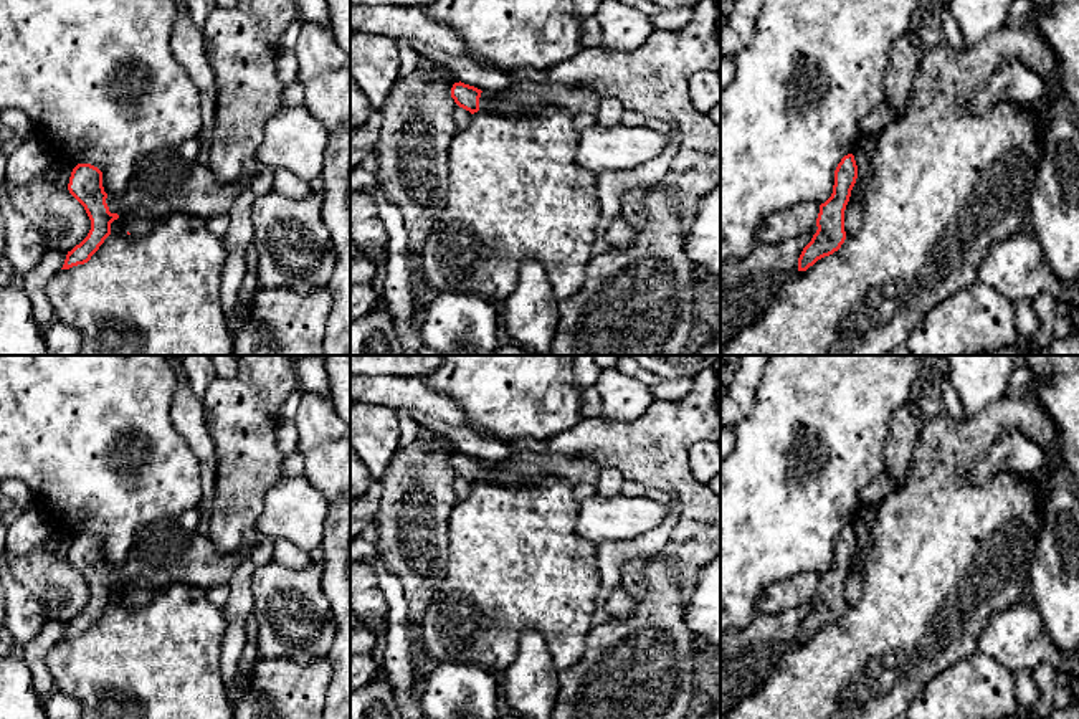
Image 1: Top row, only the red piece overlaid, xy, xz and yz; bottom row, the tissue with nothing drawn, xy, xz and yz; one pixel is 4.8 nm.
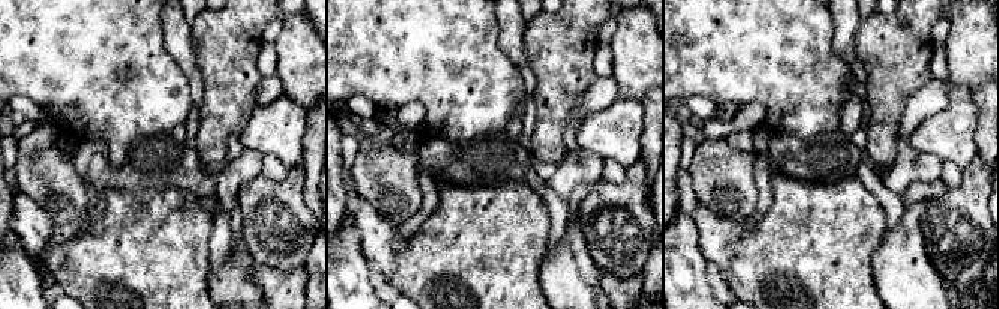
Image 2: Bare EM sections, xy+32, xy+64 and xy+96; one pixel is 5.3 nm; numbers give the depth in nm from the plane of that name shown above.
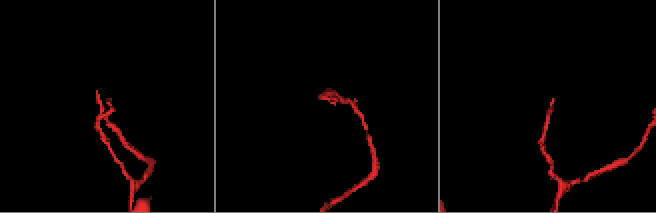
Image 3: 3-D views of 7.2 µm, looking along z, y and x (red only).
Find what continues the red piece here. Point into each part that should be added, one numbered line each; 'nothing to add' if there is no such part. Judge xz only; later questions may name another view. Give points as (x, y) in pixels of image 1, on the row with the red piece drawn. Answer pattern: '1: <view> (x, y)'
1: xz (524, 95)

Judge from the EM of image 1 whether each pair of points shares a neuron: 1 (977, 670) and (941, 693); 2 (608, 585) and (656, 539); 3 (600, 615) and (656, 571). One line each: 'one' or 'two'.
1: one
2: one
3: two

